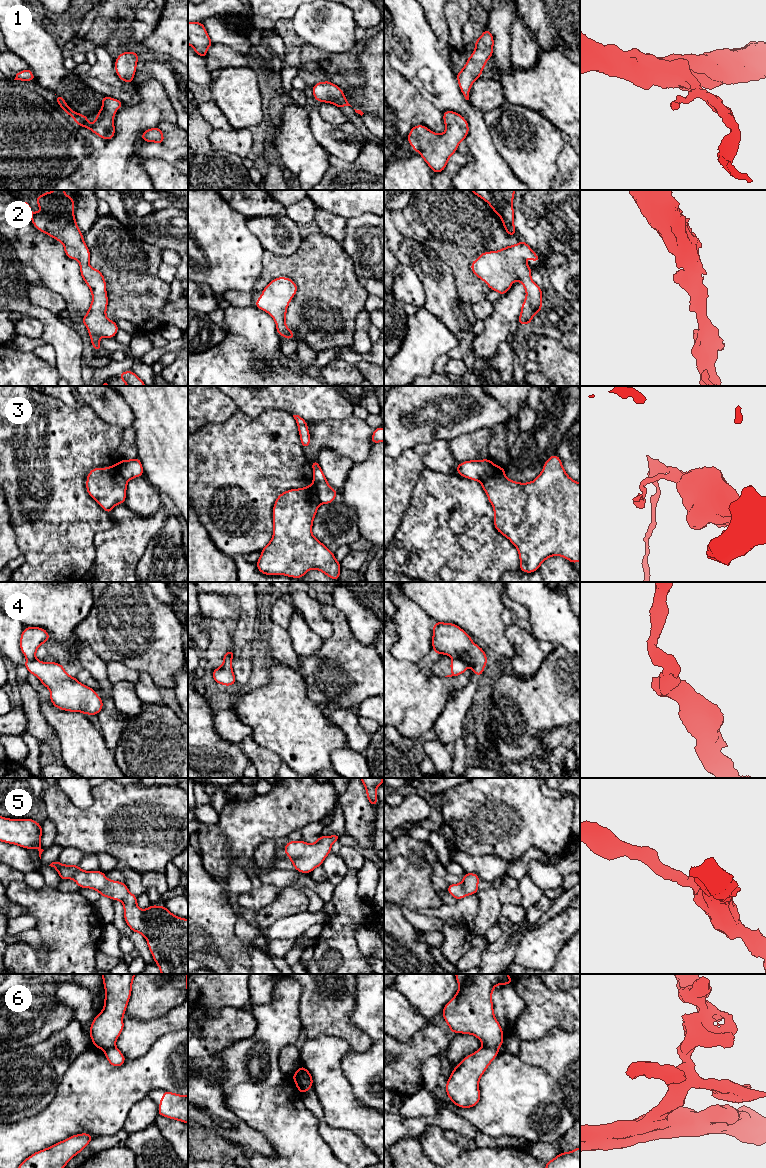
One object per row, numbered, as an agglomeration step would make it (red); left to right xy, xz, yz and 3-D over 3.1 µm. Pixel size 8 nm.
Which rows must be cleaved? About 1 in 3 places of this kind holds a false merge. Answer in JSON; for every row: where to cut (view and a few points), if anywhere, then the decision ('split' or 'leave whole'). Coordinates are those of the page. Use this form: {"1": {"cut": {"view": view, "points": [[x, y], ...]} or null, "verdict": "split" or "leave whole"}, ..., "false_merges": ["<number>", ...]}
{"1": {"cut": null, "verdict": "leave whole"}, "2": {"cut": null, "verdict": "leave whole"}, "3": {"cut": {"view": "yz", "points": [[496, 465], [496, 474], [489, 475], [480, 482]]}, "verdict": "split"}, "4": {"cut": {"view": "yz", "points": [[453, 657], [459, 658], [467, 664]]}, "verdict": "split"}, "5": {"cut": {"view": "xz", "points": [[284, 847], [297, 858], [302, 858], [306, 862], [308, 872]]}, "verdict": "split"}, "6": {"cut": {"view": "xz", "points": [[300, 1067], [311, 1086]]}, "verdict": "split"}, "false_merges": ["3", "4", "5", "6"]}

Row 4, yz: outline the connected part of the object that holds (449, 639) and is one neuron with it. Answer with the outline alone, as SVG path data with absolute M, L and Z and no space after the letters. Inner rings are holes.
M434 622L432 648L436 654L449 655L464 661L480 677L488 661L484 650L454 623Z

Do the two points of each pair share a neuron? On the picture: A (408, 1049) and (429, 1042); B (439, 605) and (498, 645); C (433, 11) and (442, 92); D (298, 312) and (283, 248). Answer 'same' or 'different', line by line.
A: same
B: same
C: different
D: different

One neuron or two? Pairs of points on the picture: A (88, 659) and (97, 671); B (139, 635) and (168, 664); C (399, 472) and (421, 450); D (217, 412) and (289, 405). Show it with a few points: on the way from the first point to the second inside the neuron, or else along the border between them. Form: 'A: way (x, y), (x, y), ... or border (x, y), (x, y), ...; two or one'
A: way (91, 662), (97, 668); one
B: way (146, 642), (161, 657); one
C: border (412, 449), (424, 467); two
D: border (229, 396), (238, 409), (229, 417), (217, 423); two

